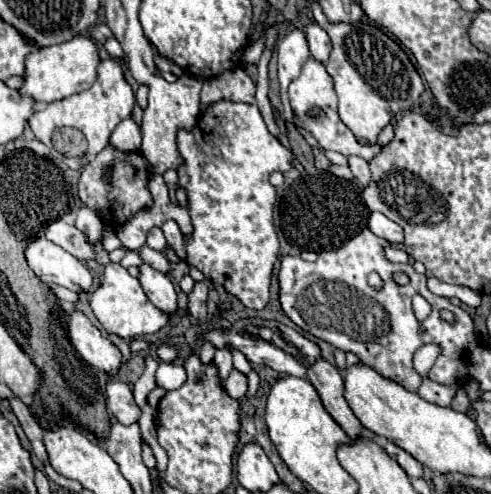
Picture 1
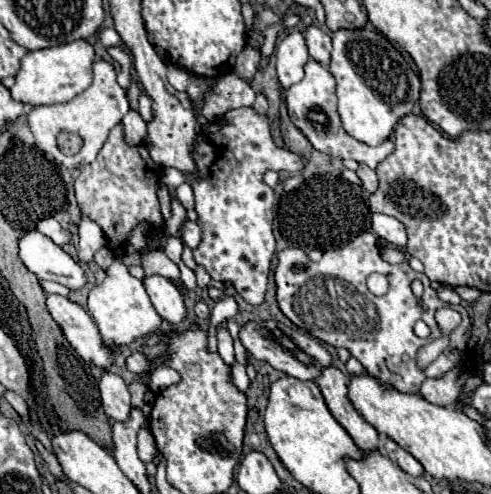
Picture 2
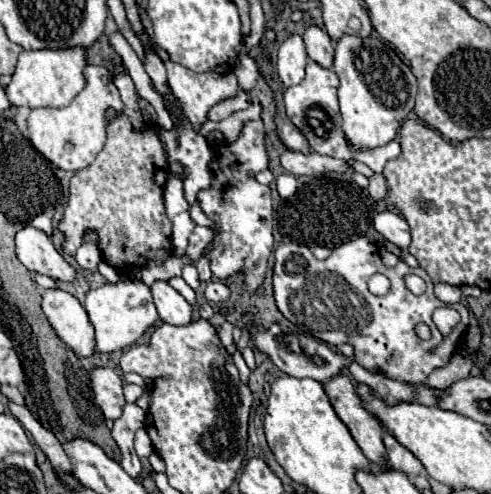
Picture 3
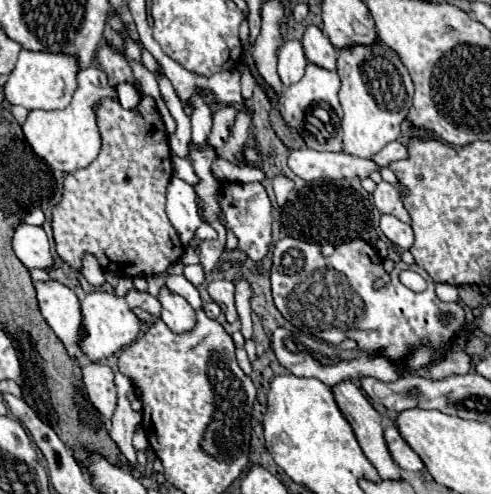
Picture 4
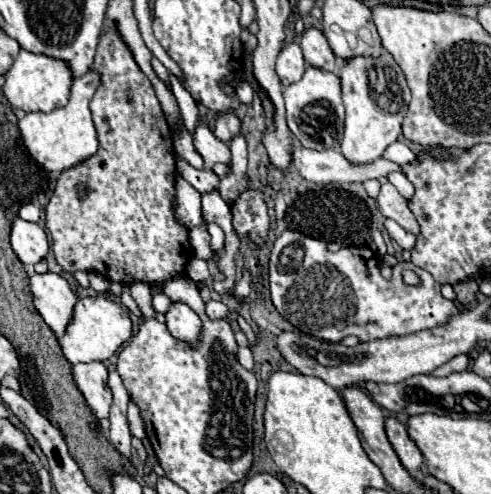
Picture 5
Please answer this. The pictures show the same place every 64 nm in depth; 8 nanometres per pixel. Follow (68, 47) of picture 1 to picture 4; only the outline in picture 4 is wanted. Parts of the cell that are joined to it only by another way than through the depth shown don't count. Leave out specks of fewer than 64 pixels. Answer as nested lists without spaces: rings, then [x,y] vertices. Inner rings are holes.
[[[22,50],[16,62],[16,68],[10,72],[10,78],[4,86],[4,96],[10,104],[24,106],[26,110],[62,110],[70,104],[72,94],[78,88],[78,58],[70,54],[54,52],[30,52]]]

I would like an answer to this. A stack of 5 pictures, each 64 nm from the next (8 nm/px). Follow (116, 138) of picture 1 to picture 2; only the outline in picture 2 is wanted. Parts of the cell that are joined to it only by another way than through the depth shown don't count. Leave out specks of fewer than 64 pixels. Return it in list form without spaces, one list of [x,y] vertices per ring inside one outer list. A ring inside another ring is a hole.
[[[130,110],[124,118],[122,118],[122,126],[124,126],[124,142],[131,146],[136,146],[144,142],[146,136],[146,122],[142,120],[142,116],[134,110]]]

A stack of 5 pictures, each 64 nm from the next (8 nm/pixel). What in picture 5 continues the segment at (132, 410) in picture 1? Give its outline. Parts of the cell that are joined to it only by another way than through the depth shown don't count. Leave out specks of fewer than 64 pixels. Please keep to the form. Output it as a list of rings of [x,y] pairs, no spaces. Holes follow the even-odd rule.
[[[102,362],[74,364],[72,366],[76,386],[82,390],[86,404],[98,418],[108,418],[112,406],[112,390],[108,388],[108,368]]]

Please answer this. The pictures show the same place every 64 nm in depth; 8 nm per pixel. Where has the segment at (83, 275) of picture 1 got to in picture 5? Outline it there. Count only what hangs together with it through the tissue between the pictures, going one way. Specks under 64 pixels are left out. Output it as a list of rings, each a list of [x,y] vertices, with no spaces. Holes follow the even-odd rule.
[[[14,218],[12,222],[12,250],[22,260],[22,264],[38,264],[48,256],[48,238],[40,224]]]

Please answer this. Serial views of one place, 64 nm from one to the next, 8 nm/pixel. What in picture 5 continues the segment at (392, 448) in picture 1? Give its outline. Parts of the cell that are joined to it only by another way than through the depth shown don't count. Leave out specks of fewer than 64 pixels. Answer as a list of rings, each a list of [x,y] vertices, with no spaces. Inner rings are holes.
[[[386,418],[386,434],[388,434],[388,440],[390,440],[394,452],[398,454],[402,466],[410,472],[420,470],[424,458],[422,458],[420,450],[416,448],[416,444],[410,440],[404,424],[398,422],[396,418]]]

